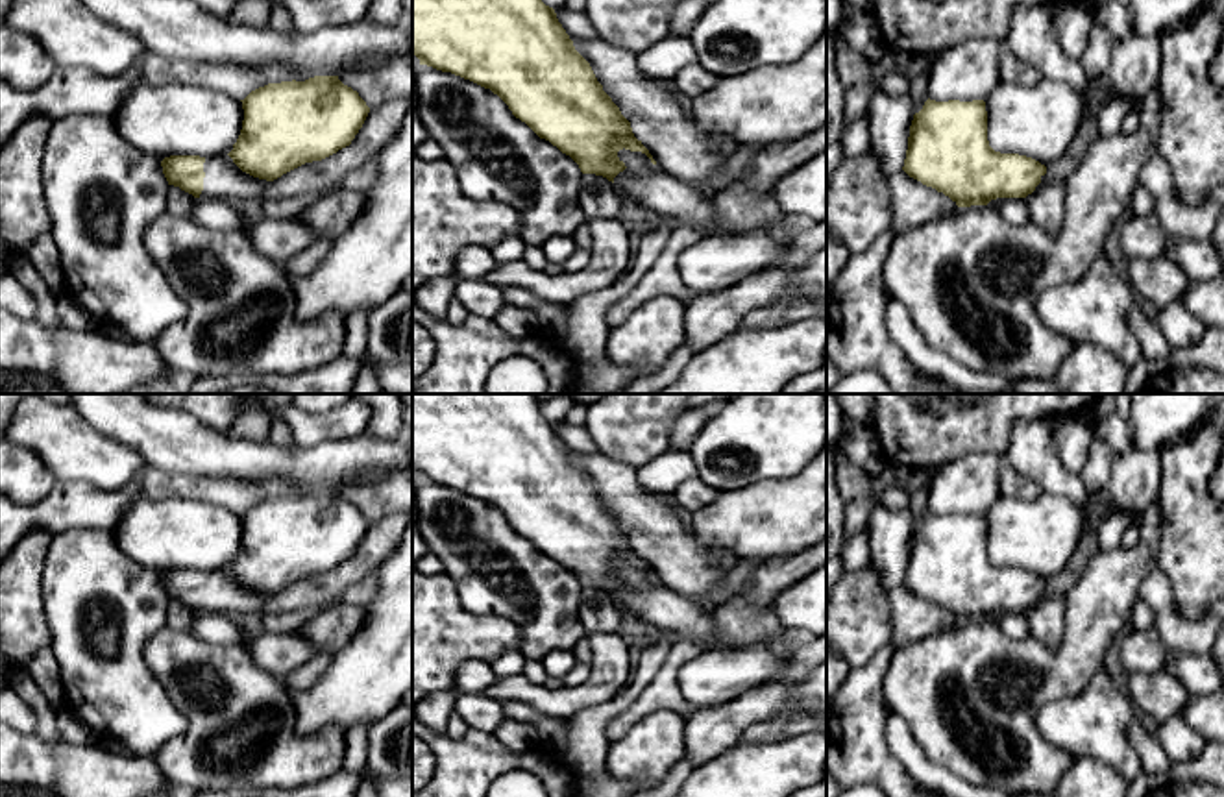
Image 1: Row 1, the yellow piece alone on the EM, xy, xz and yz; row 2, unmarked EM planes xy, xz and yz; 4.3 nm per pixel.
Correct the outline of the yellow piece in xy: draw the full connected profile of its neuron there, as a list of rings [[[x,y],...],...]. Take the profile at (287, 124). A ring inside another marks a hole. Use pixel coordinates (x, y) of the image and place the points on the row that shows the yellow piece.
[[[338,76],[268,83],[240,102],[244,120],[233,150],[209,159],[165,157],[168,185],[233,205],[263,200],[274,179],[349,146],[370,113]]]

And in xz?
[[[412,0],[412,54],[420,65],[490,89],[540,139],[569,155],[582,174],[606,178],[627,202],[660,220],[675,218],[680,226],[703,227],[706,237],[736,233],[717,222],[714,198],[703,196],[684,179],[660,168],[640,174],[625,166],[618,157],[623,148],[645,153],[653,165],[656,161],[603,91],[590,63],[575,50],[555,9],[542,0]]]

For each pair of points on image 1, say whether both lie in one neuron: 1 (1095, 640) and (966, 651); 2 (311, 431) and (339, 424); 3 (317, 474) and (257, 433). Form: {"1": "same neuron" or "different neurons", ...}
{"1": "same neuron", "2": "same neuron", "3": "different neurons"}

